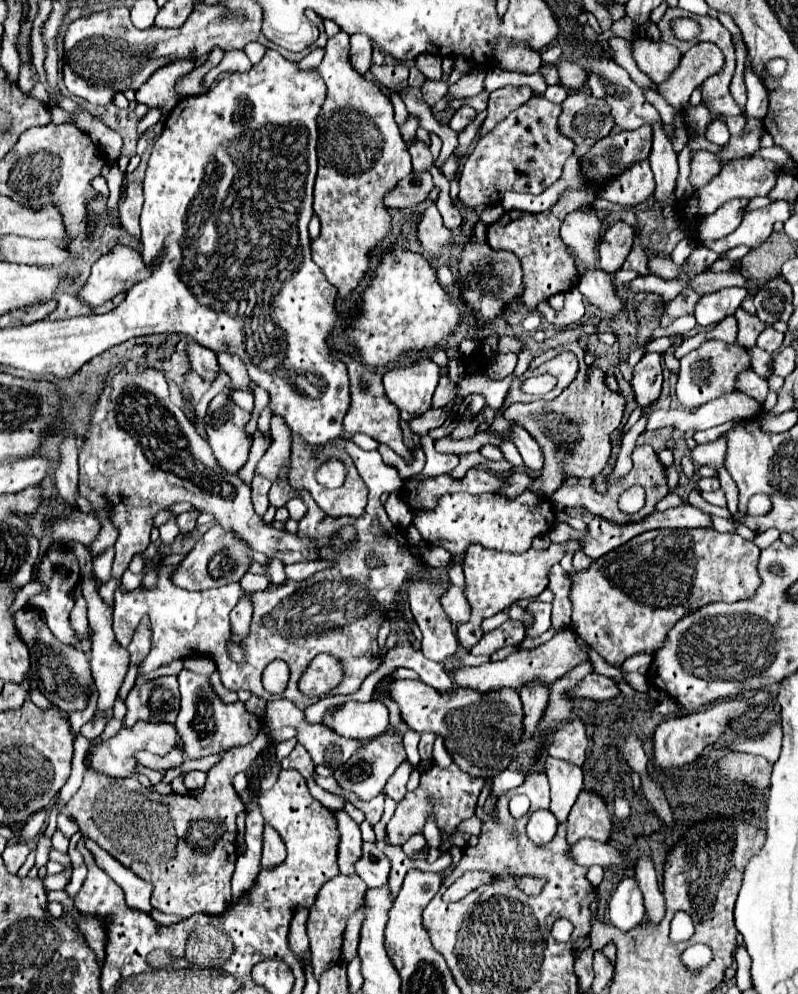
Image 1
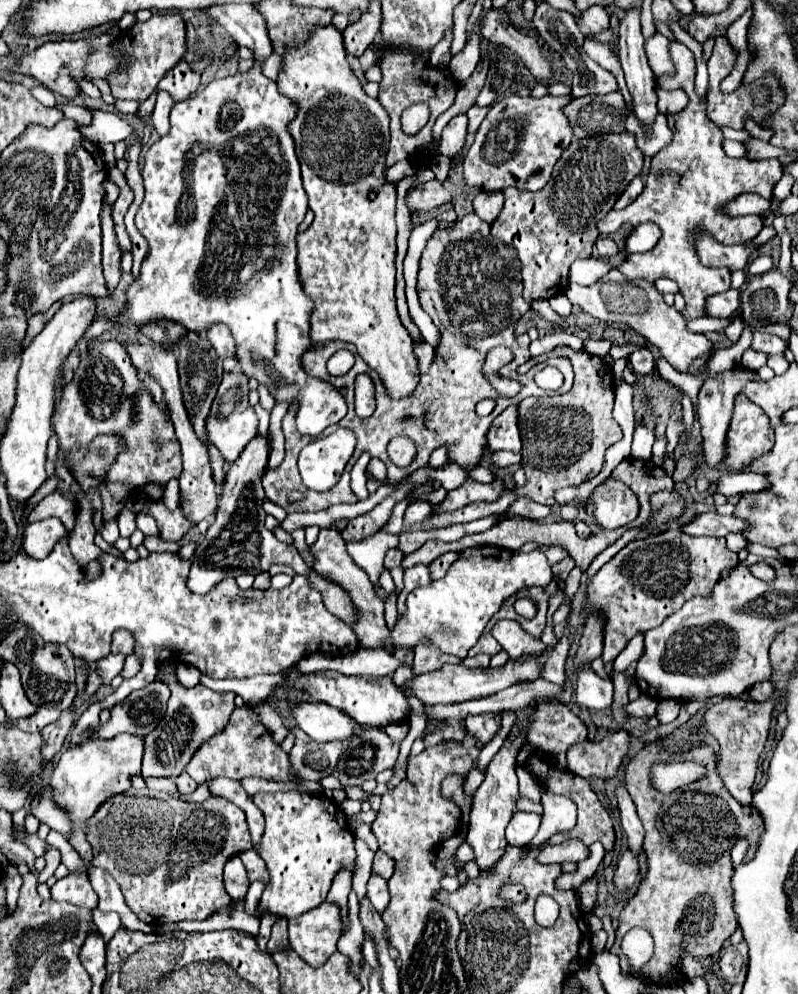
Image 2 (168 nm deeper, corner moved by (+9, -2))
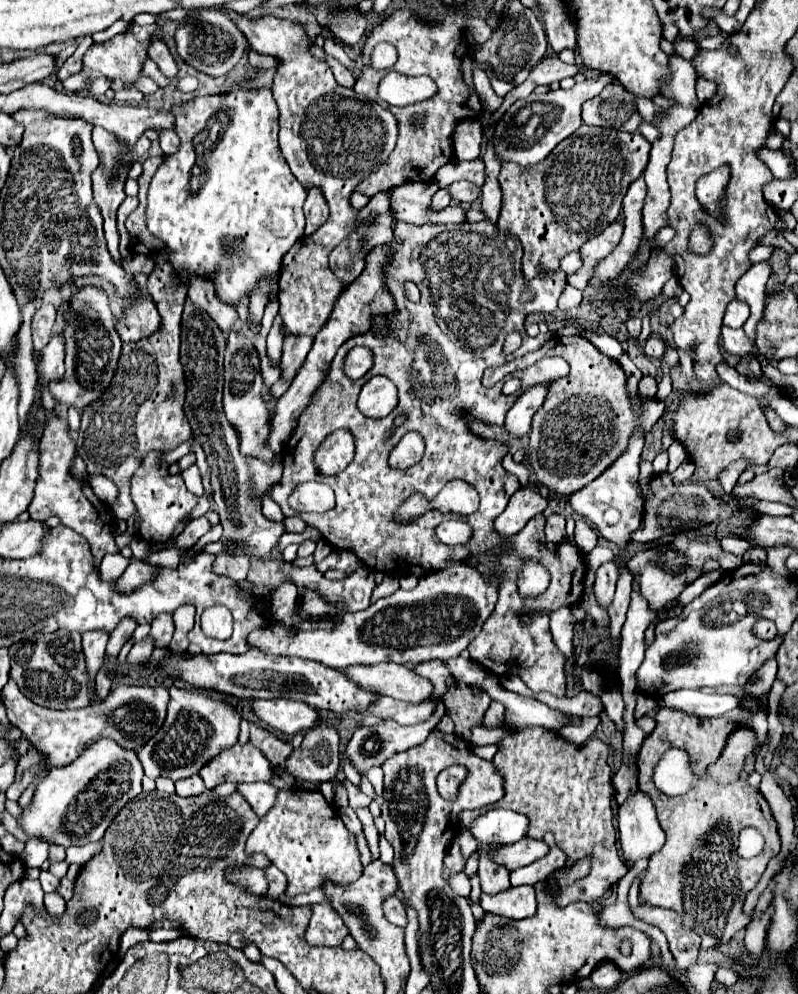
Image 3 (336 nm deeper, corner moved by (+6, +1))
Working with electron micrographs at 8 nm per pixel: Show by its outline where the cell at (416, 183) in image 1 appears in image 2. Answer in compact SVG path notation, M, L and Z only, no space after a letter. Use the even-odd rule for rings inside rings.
M430 180L430 182L420 184L412 192L408 192L404 198L406 208L416 210L416 212L428 212L428 210L434 210L446 202L450 202L450 194L444 188L444 184L440 184L438 180Z

